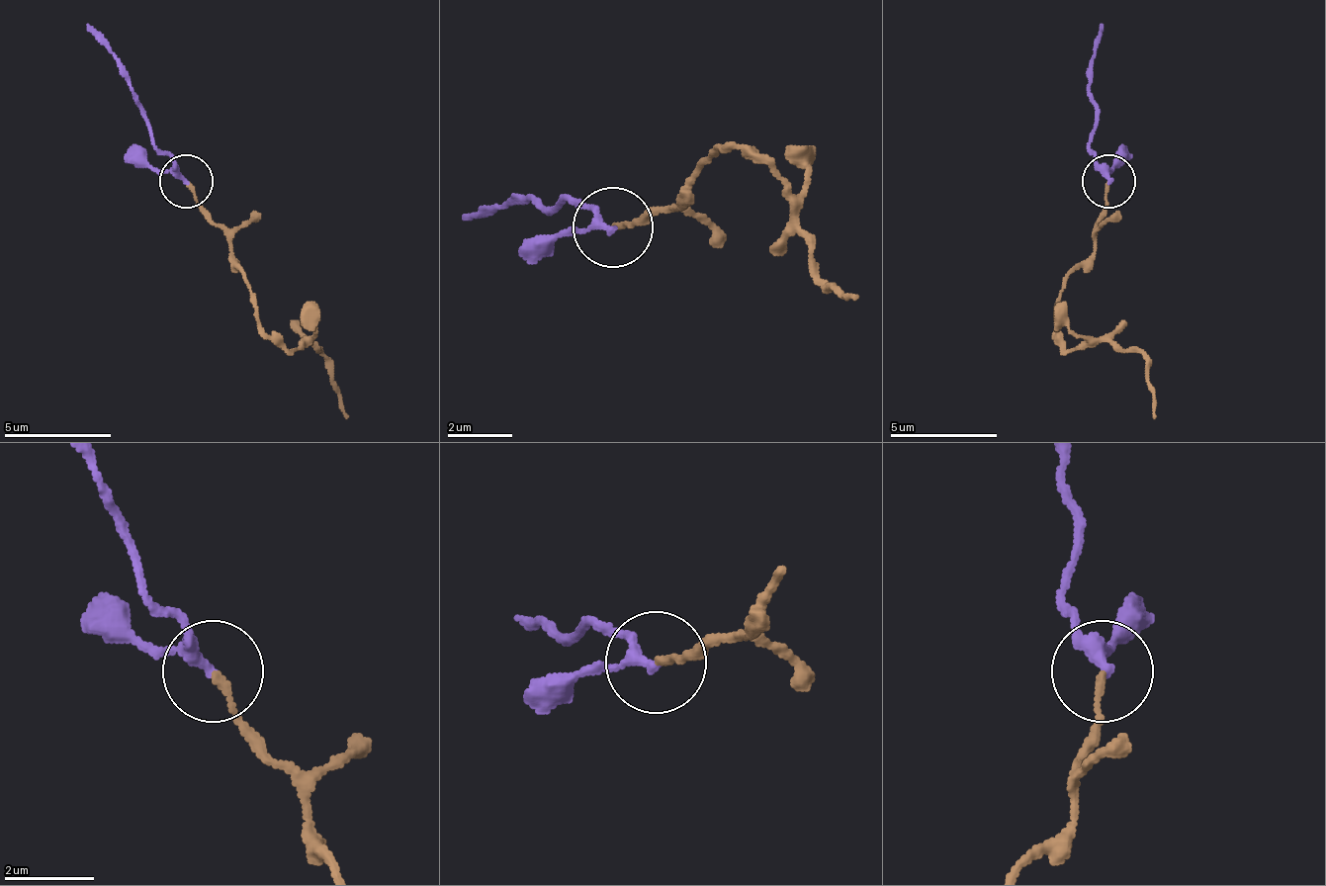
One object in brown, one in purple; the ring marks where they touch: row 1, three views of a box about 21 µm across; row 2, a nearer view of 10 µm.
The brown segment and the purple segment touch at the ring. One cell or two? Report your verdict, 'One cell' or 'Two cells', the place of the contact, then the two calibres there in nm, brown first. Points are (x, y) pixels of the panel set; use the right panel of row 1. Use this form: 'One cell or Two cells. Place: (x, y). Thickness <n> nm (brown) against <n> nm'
One cell. Place: (1108, 181). Thickness 150 nm (brown) against 240 nm

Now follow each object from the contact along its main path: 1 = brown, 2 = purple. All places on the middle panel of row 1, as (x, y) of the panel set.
1: (610, 225), (675, 209), (675, 193), (740, 144), (772, 168), (788, 225), (813, 249), (813, 274), (852, 298)
2: (610, 225), (563, 201), (514, 201), (466, 217)

